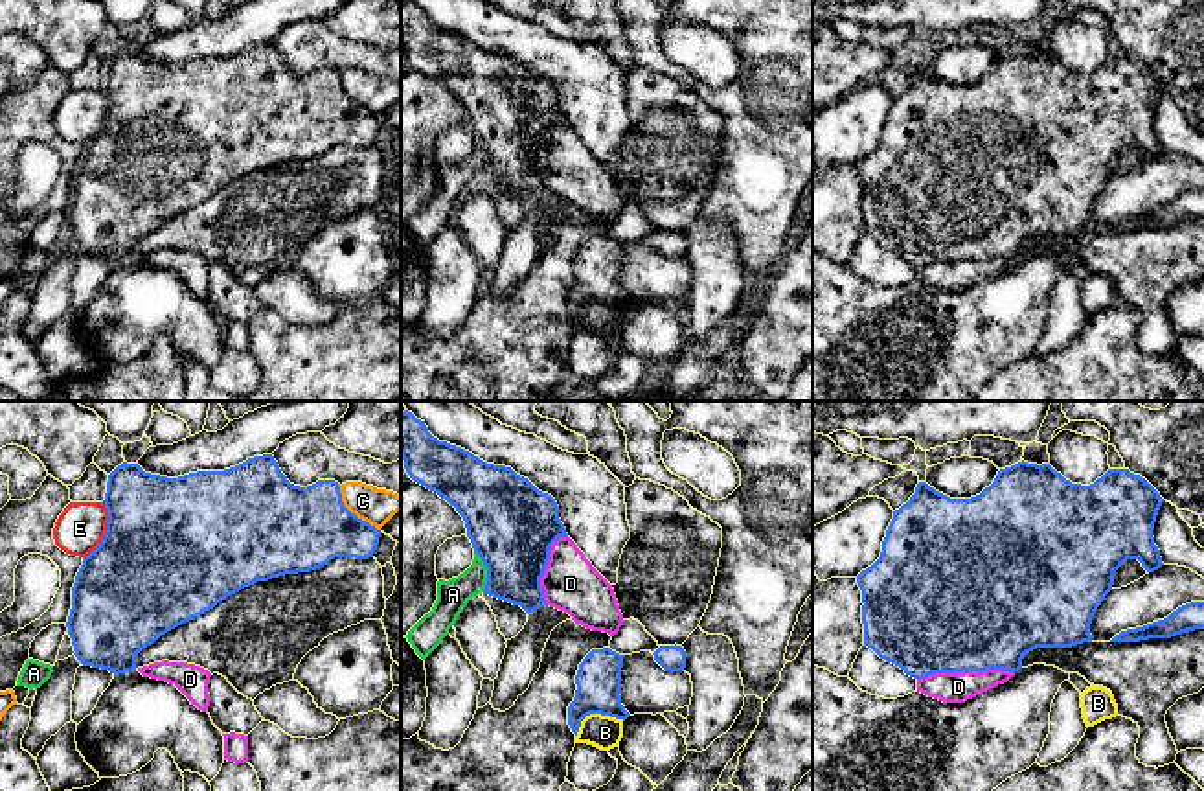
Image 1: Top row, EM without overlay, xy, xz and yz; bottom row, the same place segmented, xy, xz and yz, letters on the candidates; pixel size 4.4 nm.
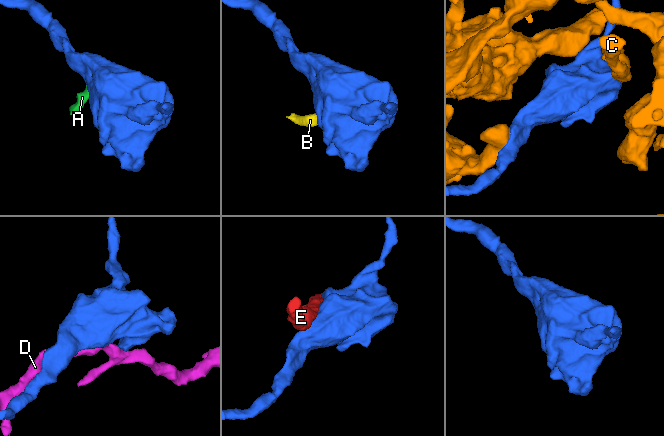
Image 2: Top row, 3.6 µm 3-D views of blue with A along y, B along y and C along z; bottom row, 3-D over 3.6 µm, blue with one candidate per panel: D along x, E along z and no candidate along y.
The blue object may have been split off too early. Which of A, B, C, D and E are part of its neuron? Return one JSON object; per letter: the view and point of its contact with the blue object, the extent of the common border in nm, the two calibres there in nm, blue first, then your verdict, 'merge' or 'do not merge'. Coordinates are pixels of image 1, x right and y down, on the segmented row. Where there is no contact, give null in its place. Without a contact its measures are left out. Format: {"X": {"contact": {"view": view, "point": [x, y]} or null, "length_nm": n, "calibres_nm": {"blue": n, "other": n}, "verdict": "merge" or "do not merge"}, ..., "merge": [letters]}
{"A": {"contact": {"view": "xz", "point": [488, 571]}, "length_nm": 190, "calibres_nm": {"blue": 380, "other": 140}, "verdict": "do not merge"}, "B": {"contact": {"view": "xz", "point": [594, 712]}, "length_nm": 220, "calibres_nm": {"blue": 200, "other": 150}, "verdict": "do not merge"}, "C": {"contact": {"view": "xy", "point": [353, 514]}, "length_nm": 260, "calibres_nm": {"blue": 360, "other": 160}, "verdict": "do not merge"}, "D": {"contact": {"view": "yz", "point": [965, 670]}, "length_nm": 420, "calibres_nm": {"blue": 500, "other": 130}, "verdict": "do not merge"}, "E": {"contact": {"view": "xy", "point": [107, 530]}, "length_nm": 280, "calibres_nm": {"blue": 500, "other": 220}, "verdict": "do not merge"}, "merge": []}

